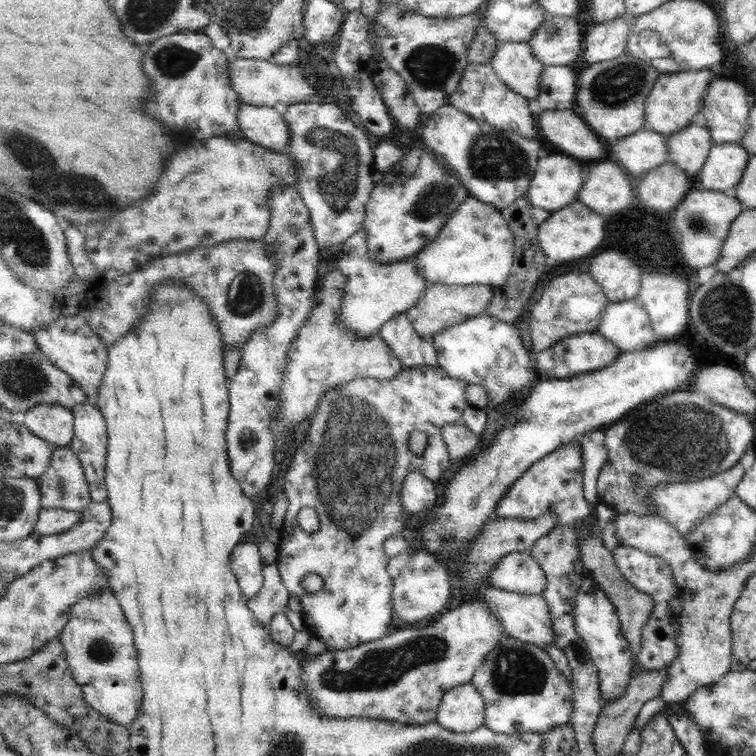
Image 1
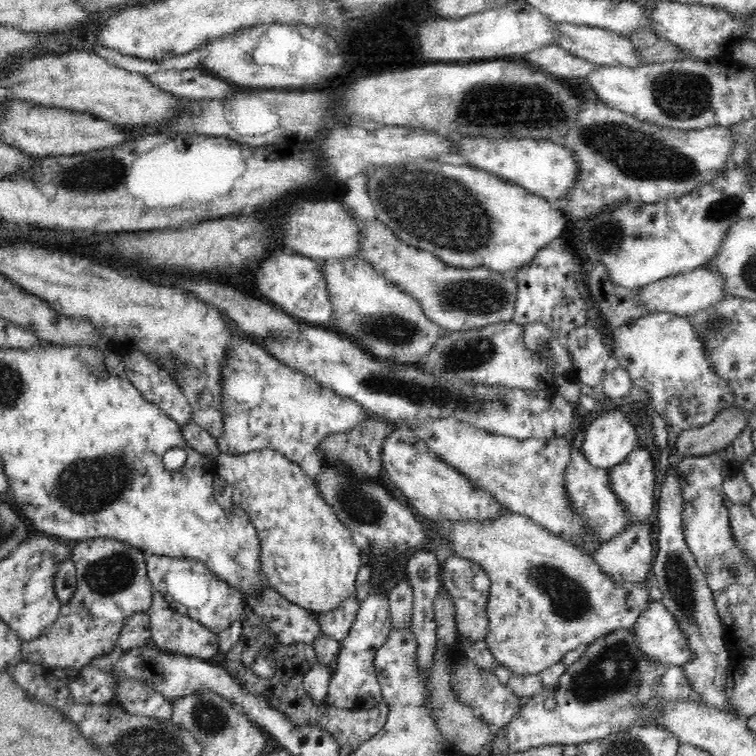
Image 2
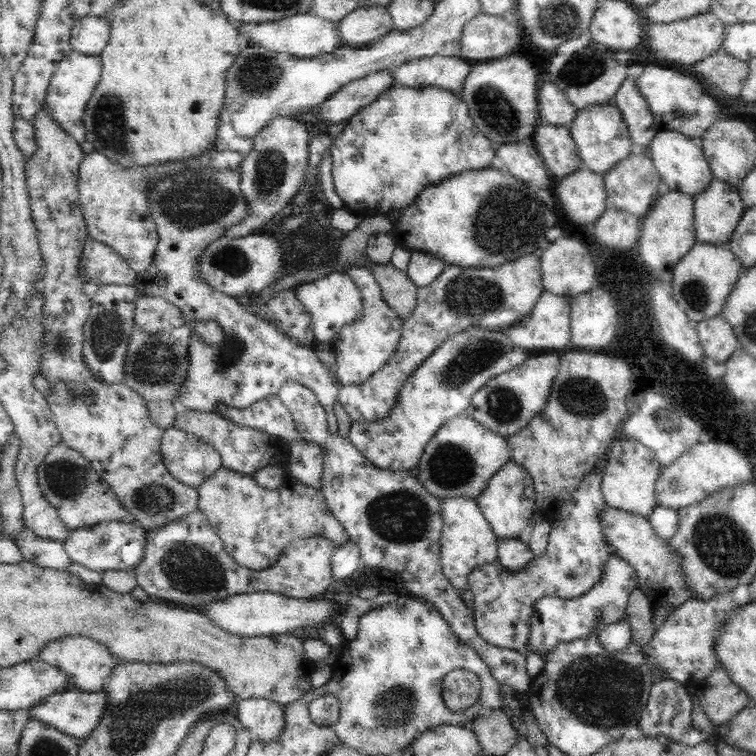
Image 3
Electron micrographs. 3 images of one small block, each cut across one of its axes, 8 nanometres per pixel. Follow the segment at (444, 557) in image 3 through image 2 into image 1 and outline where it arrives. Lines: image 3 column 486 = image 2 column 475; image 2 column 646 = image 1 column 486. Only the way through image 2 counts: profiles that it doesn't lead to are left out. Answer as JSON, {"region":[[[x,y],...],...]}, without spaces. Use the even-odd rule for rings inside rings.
{"region":[[[489,586],[489,589],[485,590],[482,602],[487,609],[496,614],[506,635],[544,648],[556,644],[551,610],[542,595],[518,594]]]}

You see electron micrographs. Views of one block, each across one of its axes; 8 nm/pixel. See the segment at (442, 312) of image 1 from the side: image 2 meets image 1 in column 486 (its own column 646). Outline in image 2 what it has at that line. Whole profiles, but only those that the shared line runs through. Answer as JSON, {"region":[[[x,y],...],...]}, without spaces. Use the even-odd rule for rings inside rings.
{"region":[[[705,266],[690,272],[669,276],[643,286],[639,290],[638,301],[647,312],[672,313],[681,317],[689,317],[691,314],[708,308],[711,304],[726,296],[719,275]]]}

